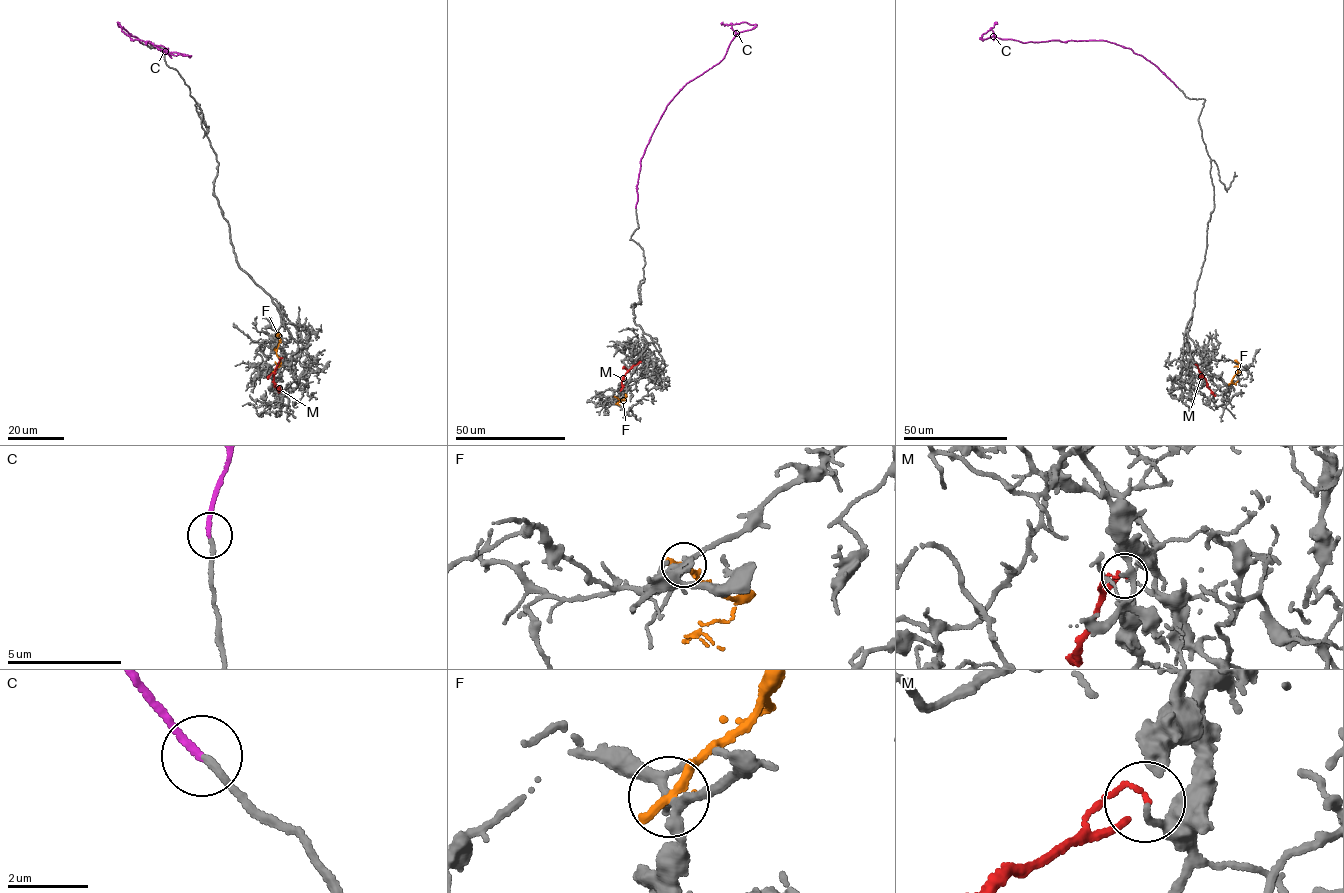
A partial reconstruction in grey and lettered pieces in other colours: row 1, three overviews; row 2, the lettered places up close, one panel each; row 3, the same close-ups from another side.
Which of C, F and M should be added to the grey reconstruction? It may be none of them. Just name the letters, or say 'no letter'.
C

